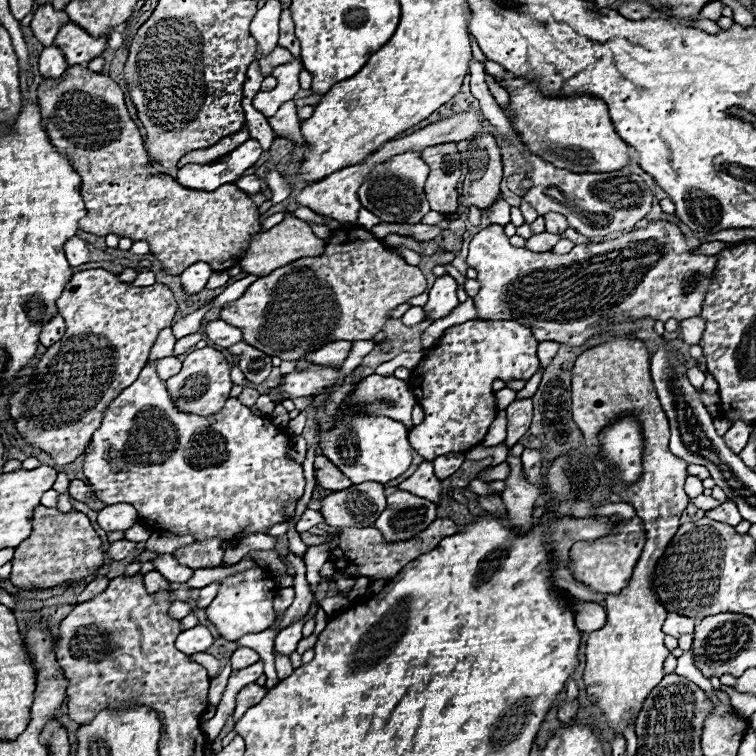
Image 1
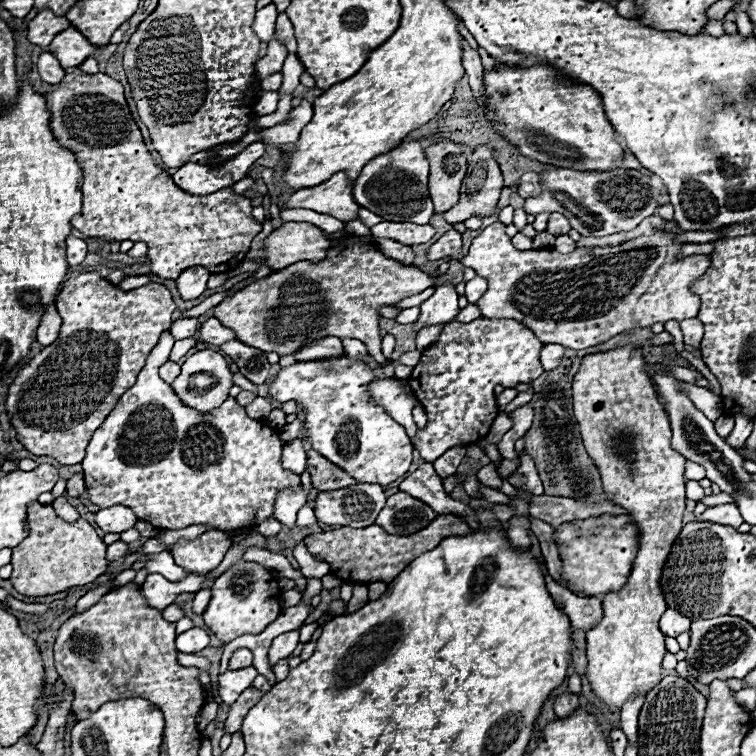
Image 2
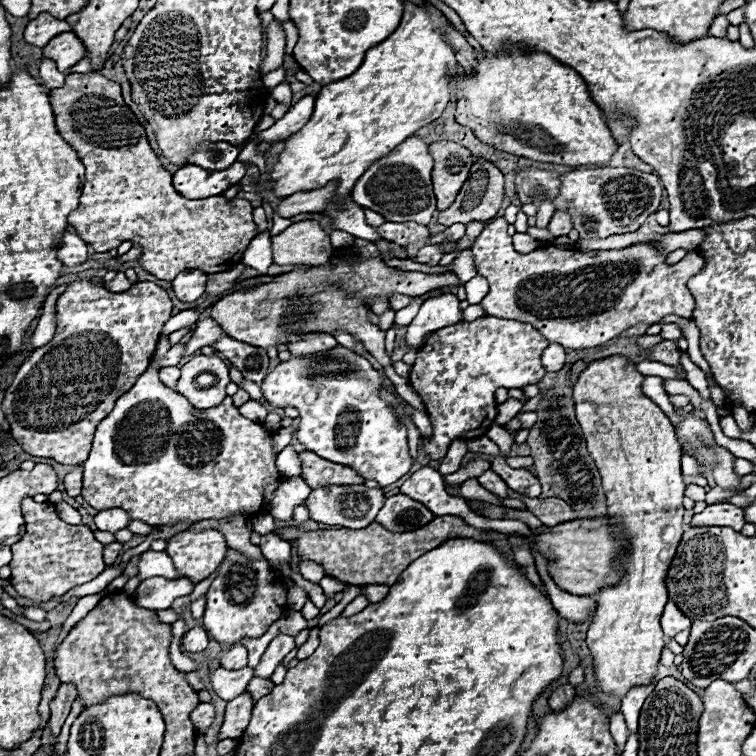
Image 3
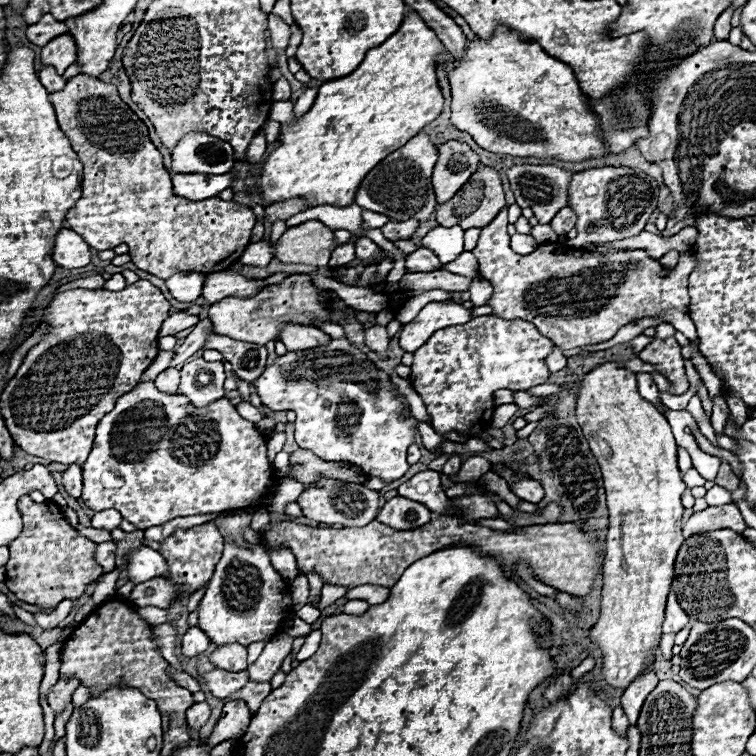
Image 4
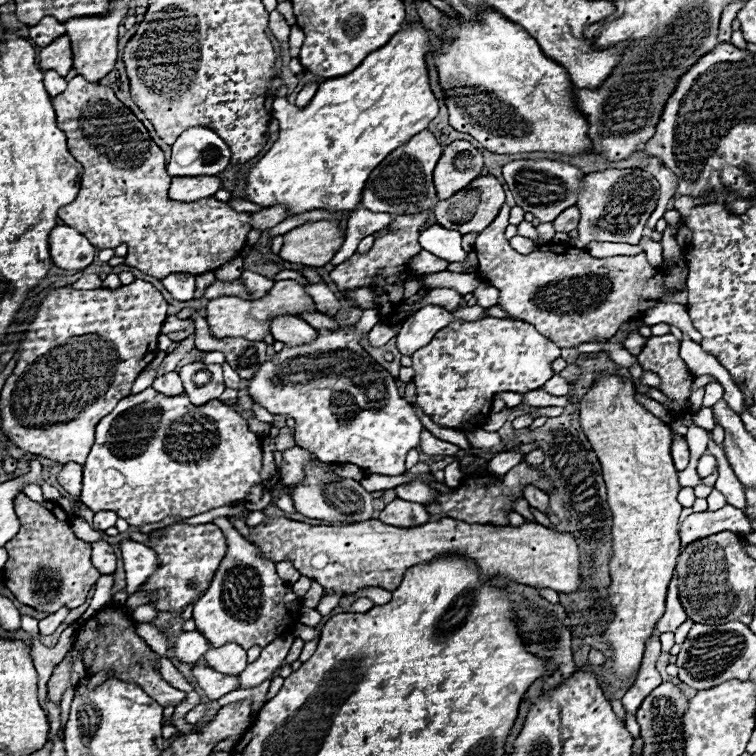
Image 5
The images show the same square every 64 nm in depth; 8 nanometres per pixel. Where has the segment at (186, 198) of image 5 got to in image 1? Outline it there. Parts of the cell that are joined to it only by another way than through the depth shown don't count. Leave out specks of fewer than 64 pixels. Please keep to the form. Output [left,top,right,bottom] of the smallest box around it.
[176,140,260,192]

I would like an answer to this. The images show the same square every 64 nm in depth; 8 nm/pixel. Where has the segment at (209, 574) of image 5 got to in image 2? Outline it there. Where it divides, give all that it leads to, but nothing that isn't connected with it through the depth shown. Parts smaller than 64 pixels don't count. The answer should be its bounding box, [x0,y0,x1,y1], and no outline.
[170,530,230,574]

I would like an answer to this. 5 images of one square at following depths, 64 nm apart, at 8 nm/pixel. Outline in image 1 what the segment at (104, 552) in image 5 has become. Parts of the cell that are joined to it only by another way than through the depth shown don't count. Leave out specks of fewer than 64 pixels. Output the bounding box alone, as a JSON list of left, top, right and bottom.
[108,540,136,560]

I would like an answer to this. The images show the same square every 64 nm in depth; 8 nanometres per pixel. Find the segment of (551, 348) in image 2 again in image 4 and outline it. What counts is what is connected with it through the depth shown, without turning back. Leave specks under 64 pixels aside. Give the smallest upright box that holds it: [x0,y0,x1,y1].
[546,348,566,372]

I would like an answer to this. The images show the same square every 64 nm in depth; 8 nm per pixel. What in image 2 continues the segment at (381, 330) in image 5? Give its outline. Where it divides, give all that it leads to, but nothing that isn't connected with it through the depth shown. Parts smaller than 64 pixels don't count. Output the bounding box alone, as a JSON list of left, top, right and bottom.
[214,234,436,366]

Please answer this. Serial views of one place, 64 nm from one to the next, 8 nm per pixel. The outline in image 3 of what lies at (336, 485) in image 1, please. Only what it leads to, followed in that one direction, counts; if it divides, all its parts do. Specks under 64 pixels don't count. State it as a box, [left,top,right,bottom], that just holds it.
[300,452,364,488]

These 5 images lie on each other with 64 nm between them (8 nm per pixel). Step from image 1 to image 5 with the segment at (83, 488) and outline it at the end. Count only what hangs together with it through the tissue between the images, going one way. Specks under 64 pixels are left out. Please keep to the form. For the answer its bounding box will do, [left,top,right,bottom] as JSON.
[58,464,82,496]

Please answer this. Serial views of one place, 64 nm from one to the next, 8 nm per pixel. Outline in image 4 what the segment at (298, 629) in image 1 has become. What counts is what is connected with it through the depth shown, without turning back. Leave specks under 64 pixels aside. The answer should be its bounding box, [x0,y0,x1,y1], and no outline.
[246,634,294,682]

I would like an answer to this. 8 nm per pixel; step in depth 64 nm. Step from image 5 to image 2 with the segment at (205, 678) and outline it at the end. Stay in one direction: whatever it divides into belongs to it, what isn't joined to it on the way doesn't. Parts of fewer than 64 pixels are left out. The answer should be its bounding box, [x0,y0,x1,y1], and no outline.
[218,668,258,706]

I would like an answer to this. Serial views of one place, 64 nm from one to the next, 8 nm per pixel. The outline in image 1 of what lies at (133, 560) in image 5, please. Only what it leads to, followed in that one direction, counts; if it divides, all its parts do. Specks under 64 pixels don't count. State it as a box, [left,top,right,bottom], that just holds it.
[152,554,194,582]

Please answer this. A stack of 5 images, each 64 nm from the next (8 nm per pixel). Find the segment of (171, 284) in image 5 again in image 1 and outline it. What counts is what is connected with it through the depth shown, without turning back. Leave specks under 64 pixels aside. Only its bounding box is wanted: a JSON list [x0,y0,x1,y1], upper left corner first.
[180,262,212,296]

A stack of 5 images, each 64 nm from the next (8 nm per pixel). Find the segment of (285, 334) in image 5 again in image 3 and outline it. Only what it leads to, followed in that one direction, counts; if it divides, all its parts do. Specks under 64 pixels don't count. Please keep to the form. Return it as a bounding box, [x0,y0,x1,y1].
[288,332,336,356]

